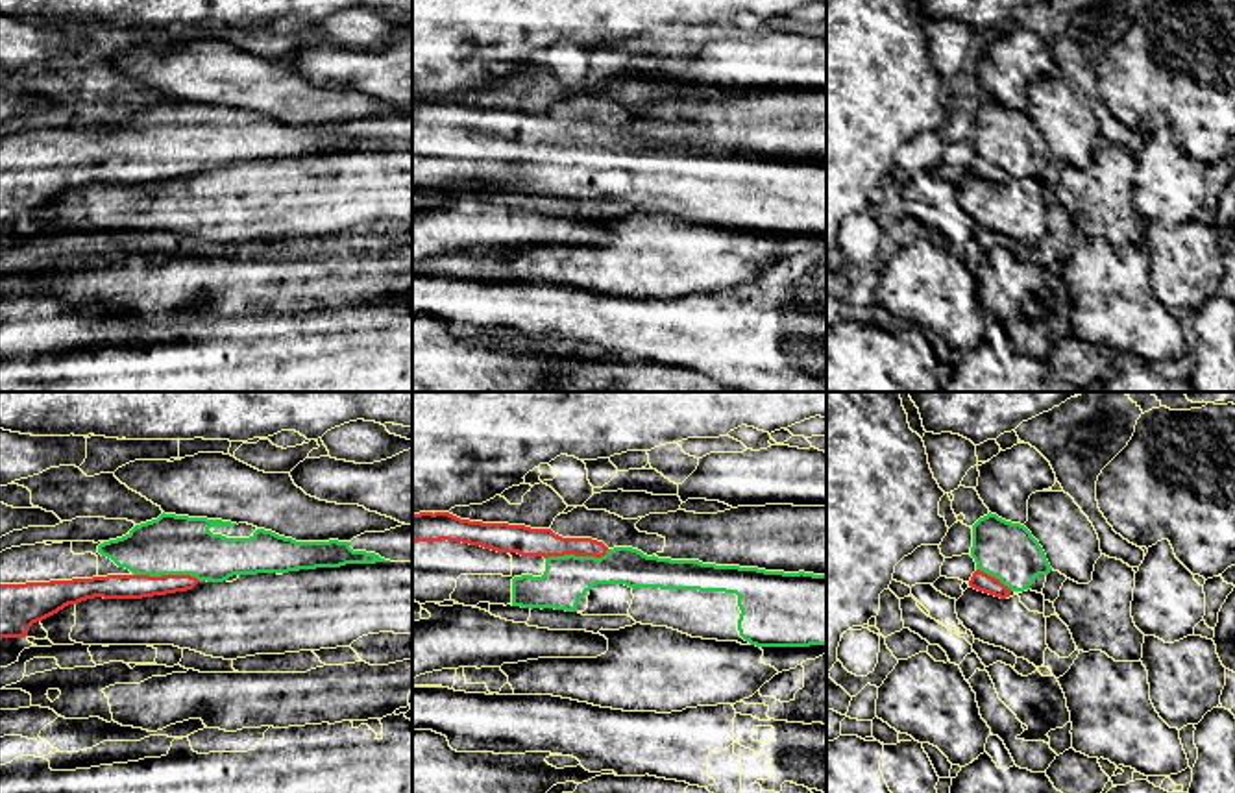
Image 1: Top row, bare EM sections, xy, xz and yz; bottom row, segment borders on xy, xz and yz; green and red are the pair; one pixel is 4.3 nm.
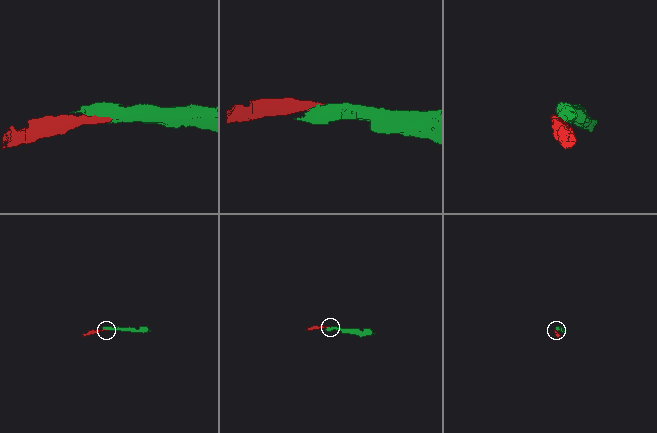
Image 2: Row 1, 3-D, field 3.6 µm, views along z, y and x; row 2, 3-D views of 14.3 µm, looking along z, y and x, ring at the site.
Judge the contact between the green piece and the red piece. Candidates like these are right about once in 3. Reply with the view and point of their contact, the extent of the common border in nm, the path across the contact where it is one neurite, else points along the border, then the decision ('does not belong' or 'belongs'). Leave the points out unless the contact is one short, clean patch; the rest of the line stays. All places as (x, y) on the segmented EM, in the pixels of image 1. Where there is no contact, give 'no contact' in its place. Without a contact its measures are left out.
xy (167, 573) | 280 nm | across xy (171, 544), (167, 573), (113, 586) | belongs

